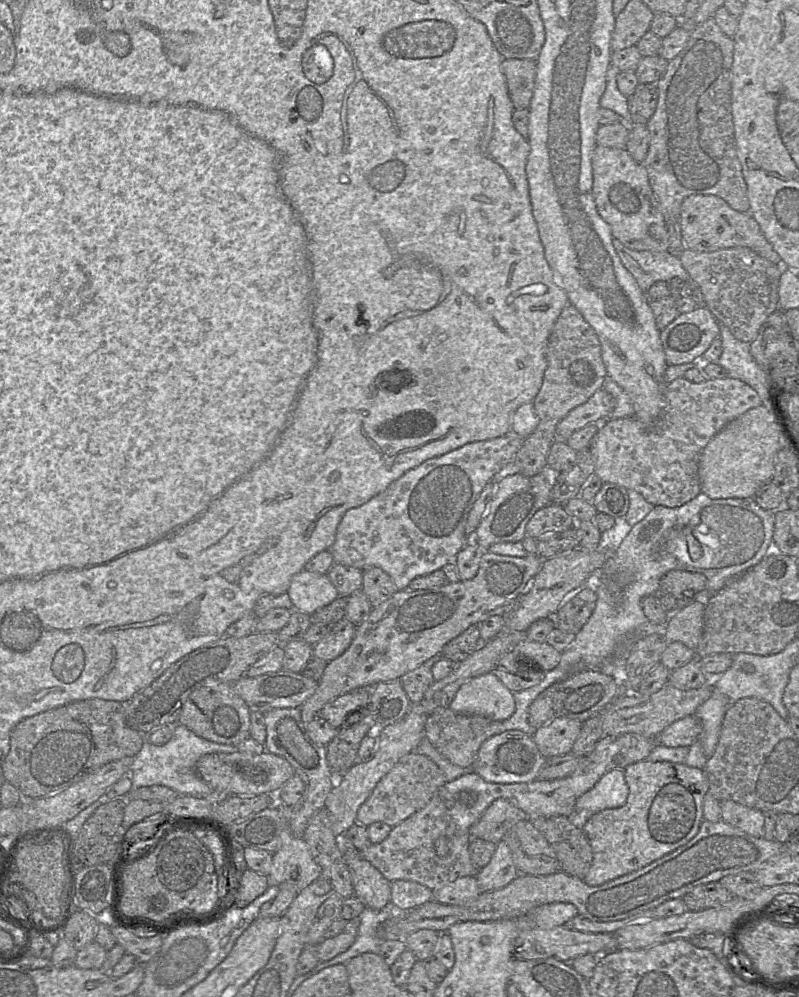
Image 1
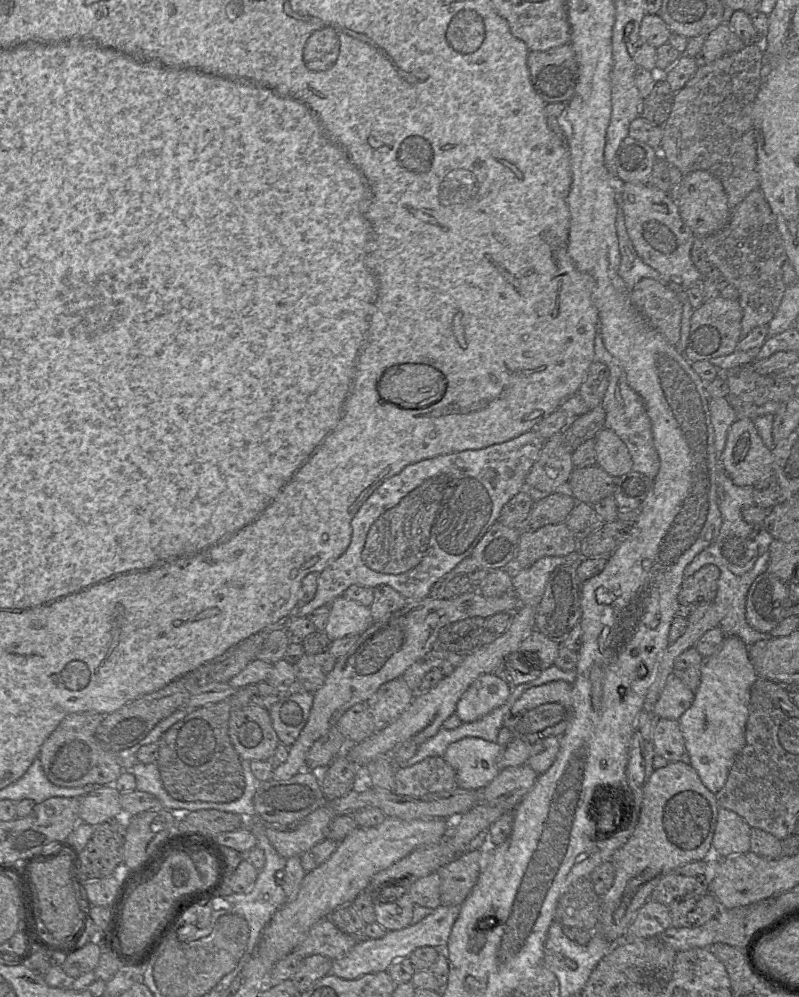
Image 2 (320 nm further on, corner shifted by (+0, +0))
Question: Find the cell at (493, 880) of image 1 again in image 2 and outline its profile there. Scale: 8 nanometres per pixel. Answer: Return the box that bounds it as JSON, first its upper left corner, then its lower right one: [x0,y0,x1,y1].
[331,905,459,980]

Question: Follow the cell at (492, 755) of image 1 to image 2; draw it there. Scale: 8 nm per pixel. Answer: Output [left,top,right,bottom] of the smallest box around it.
[444,737,500,791]

